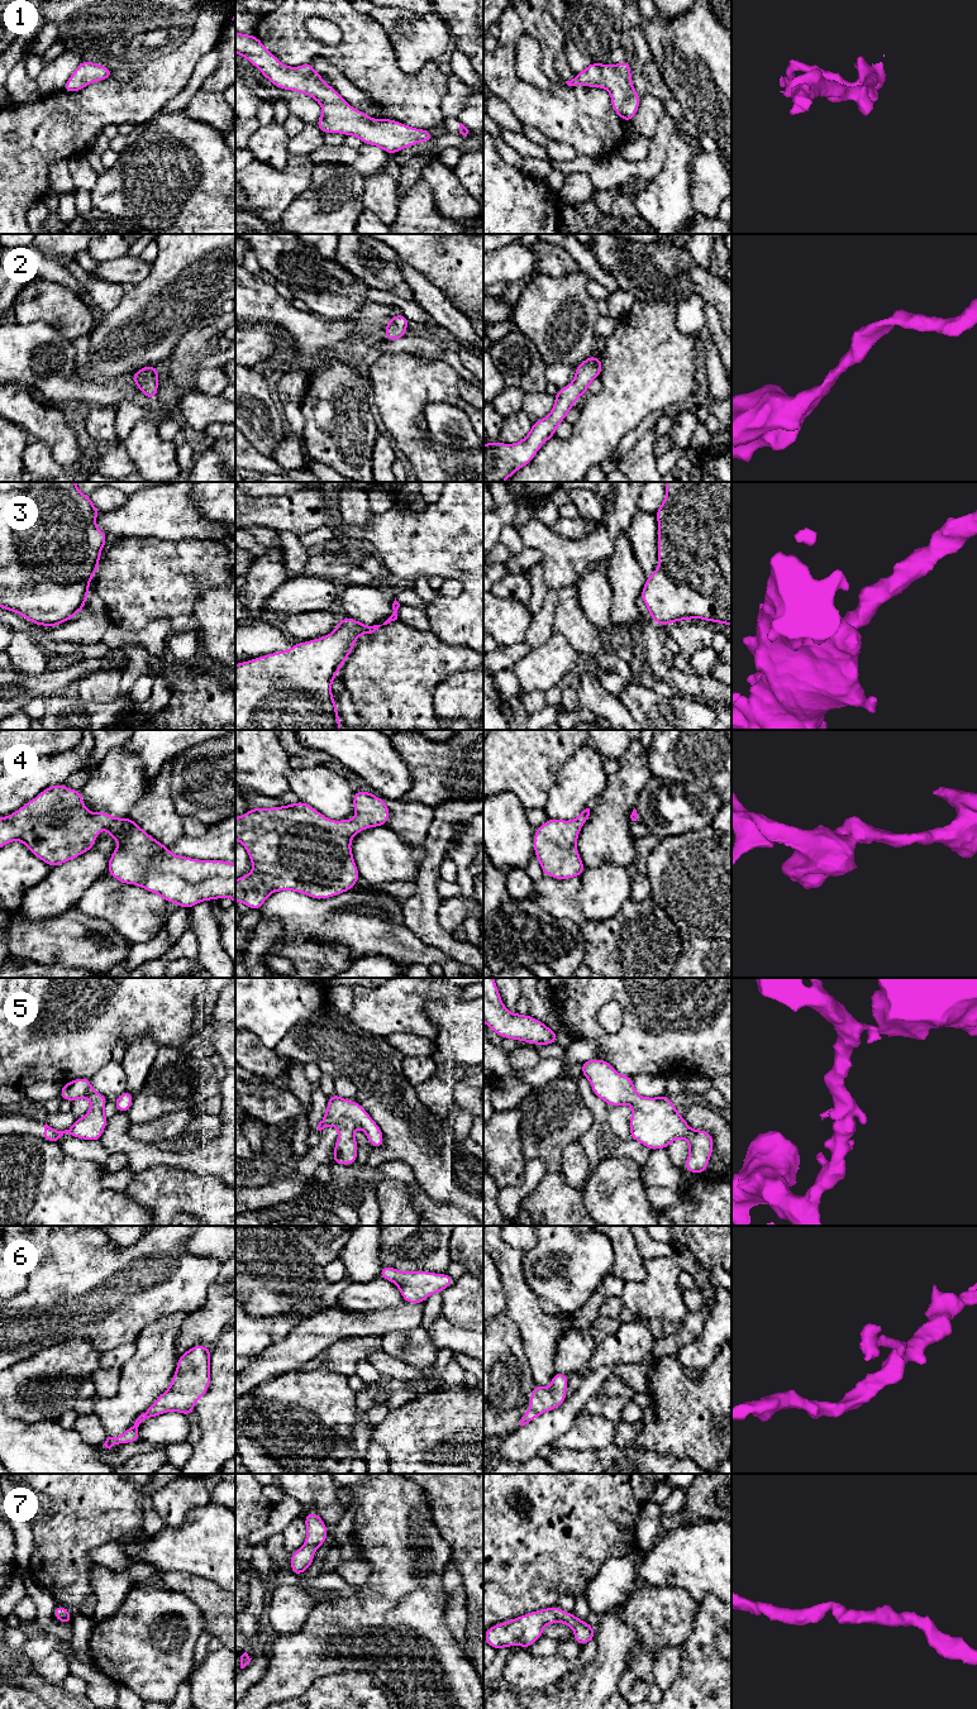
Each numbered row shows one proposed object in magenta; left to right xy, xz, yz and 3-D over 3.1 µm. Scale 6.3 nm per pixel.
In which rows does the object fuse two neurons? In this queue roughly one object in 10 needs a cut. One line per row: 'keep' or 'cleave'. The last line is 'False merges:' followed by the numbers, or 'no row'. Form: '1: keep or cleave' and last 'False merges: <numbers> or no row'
1: keep
2: keep
3: keep
4: keep
5: keep
6: keep
7: keep
False merges: no row

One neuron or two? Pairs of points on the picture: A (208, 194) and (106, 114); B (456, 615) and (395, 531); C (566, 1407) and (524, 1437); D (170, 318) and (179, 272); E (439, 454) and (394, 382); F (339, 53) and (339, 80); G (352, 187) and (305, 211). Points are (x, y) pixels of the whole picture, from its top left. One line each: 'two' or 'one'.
A: two
B: one
C: one
D: one
E: one
F: two
G: one

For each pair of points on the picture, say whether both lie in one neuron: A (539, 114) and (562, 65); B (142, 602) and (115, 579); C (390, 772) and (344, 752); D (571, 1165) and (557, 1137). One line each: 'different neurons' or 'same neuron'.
A: different neurons
B: same neuron
C: same neuron
D: different neurons

